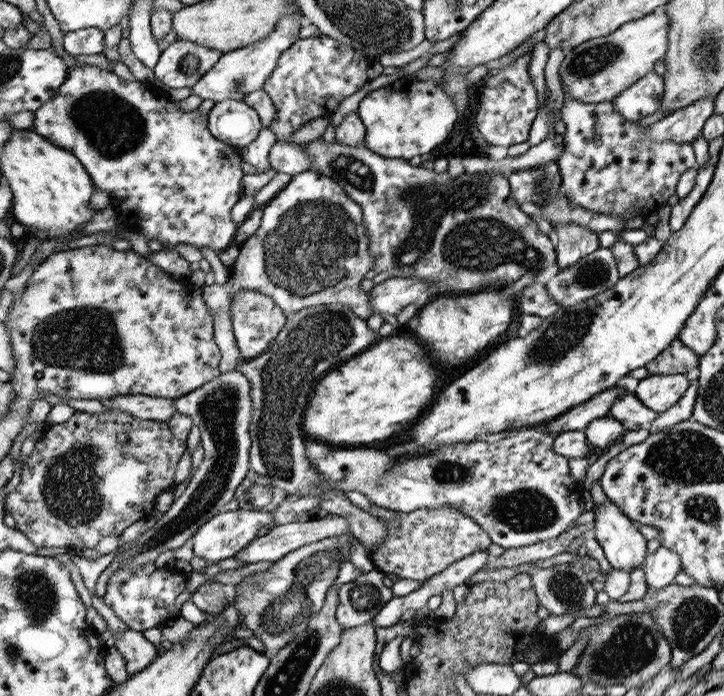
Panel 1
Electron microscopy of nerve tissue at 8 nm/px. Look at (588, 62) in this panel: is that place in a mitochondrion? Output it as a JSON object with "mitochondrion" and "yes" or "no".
{"mitochondrion":"yes"}

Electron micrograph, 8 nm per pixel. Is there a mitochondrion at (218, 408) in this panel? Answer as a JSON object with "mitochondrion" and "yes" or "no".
{"mitochondrion":"yes"}

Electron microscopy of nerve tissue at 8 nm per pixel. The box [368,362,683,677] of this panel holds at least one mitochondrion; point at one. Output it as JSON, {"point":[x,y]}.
{"point":[526,509]}

